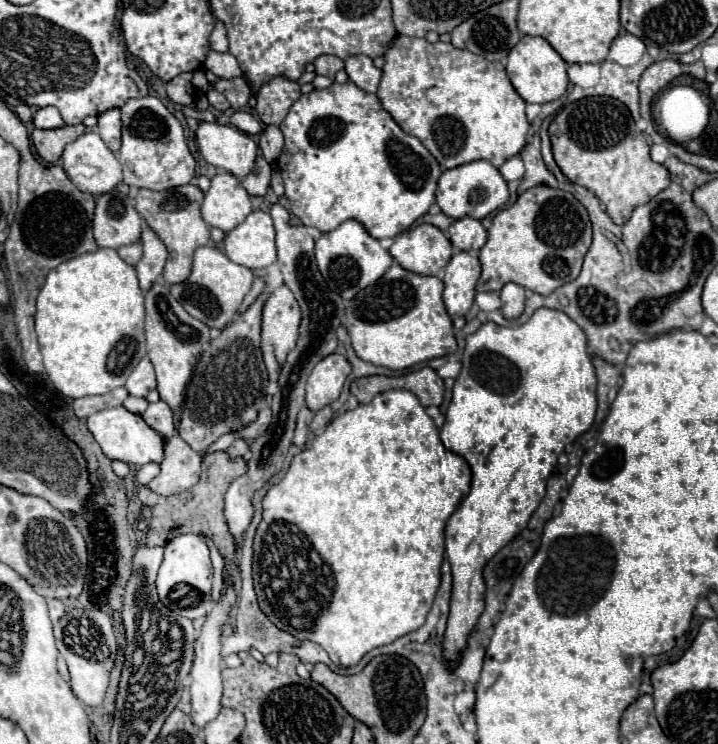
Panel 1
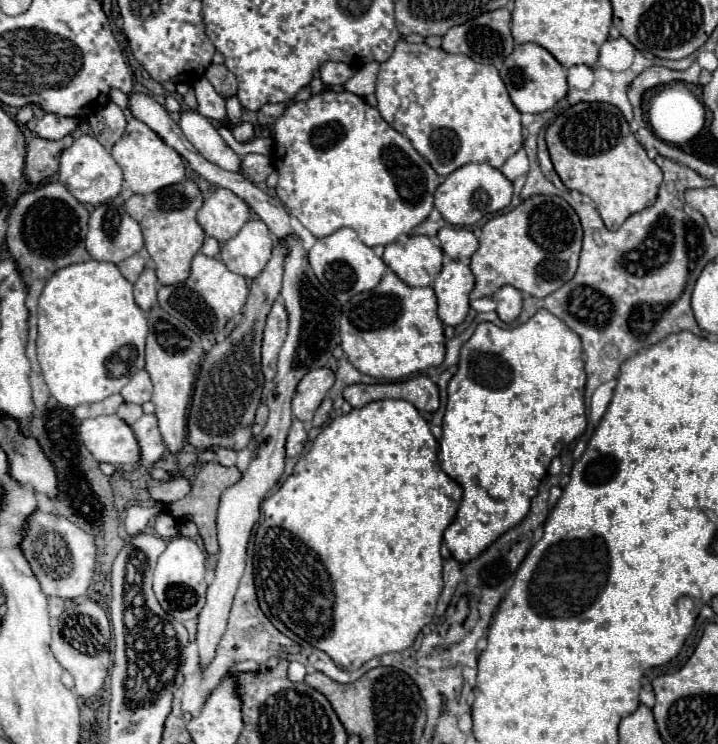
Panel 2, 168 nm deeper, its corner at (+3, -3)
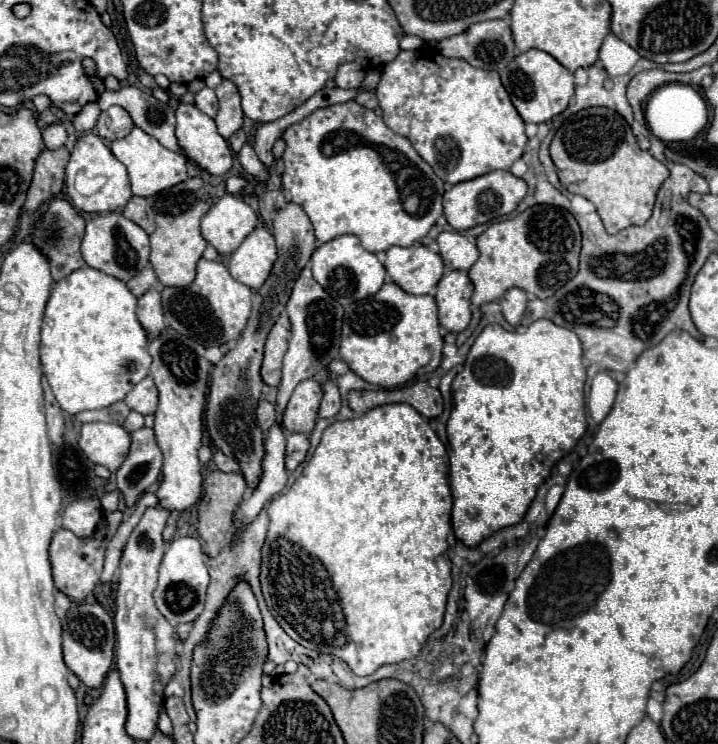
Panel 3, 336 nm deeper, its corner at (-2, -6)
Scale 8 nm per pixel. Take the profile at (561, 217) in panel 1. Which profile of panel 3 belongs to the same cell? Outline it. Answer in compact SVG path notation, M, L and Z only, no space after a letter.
M540 204L540 206L532 206L524 212L520 212L514 218L490 224L488 230L478 236L476 246L480 250L480 258L468 270L468 276L474 282L472 304L482 306L486 302L500 300L502 294L514 286L534 294L536 298L550 298L558 288L562 288L564 284L568 284L576 276L580 248L582 248L582 234L580 234L580 226L578 226L576 218L568 210L564 210L560 206Z

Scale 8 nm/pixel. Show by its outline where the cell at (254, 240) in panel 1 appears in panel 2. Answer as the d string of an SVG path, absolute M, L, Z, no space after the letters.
M251 219L233 239L221 245L221 261L229 271L253 279L265 269L271 259L271 249L273 239L267 225L261 219Z

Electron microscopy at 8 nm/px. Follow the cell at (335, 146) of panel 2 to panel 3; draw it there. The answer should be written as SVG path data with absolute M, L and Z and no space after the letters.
M354 100L312 112L302 122L288 126L282 140L286 142L282 154L286 164L282 192L288 202L304 208L320 242L330 242L342 234L356 234L368 252L388 250L390 246L412 246L442 216L444 182L434 174L432 166L420 158L408 138L386 128L382 116Z

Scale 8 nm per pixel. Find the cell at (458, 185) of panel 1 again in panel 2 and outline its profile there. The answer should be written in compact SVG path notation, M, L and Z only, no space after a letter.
M469 163L453 171L435 191L435 207L451 225L473 225L481 217L501 211L511 203L513 183L489 163Z

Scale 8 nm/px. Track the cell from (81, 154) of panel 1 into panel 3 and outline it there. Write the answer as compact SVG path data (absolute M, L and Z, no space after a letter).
M84 134L78 138L70 162L66 166L66 192L76 210L82 212L110 212L126 206L130 200L130 182L126 166L110 152L98 134Z

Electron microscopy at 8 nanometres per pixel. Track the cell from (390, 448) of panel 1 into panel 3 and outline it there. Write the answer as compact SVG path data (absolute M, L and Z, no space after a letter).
M410 404L378 406L352 420L334 422L324 430L318 448L314 450L312 458L306 462L302 470L304 476L300 476L286 494L276 496L268 506L270 528L262 548L262 570L260 570L262 594L268 604L268 610L292 640L296 640L304 648L338 656L358 676L368 676L376 672L382 664L396 664L418 656L426 638L442 626L446 598L452 588L448 542L446 542L448 534L452 532L450 524L452 492L448 484L448 468L444 456L446 456L444 444L430 428L430 424Z

